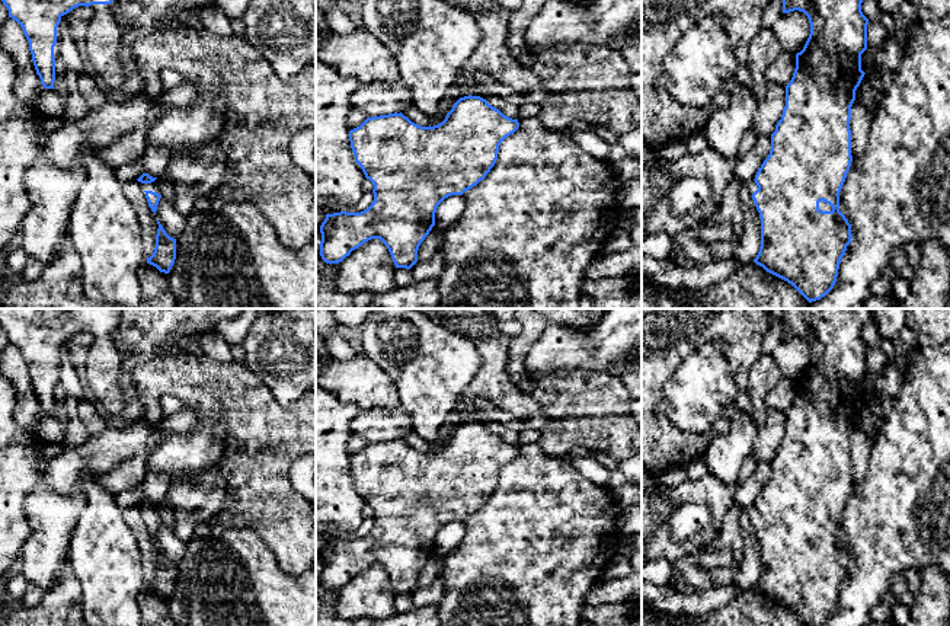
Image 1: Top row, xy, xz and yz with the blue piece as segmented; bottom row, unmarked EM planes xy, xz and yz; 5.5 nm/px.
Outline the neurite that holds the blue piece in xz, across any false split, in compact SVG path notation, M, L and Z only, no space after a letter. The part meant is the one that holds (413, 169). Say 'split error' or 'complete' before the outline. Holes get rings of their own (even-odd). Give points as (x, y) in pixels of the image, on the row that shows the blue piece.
complete; M471 95L460 98L445 119L434 127L420 127L402 112L367 118L349 131L349 141L355 162L374 185L374 201L361 213L326 214L320 226L322 259L339 264L365 242L380 239L396 268L410 269L418 262L420 243L435 226L438 205L483 181L498 160L500 143L518 127L518 119Z

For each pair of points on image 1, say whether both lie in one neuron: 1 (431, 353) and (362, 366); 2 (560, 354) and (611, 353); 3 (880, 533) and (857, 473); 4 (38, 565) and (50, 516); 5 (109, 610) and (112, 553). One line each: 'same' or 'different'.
1: different
2: same
3: different
4: same
5: same

